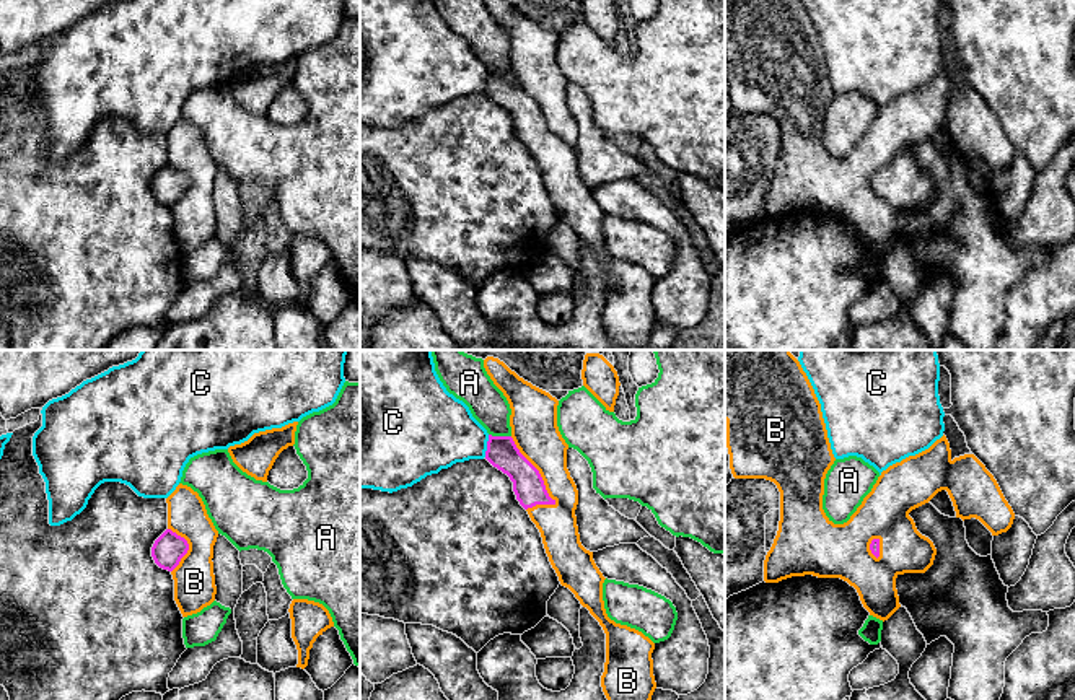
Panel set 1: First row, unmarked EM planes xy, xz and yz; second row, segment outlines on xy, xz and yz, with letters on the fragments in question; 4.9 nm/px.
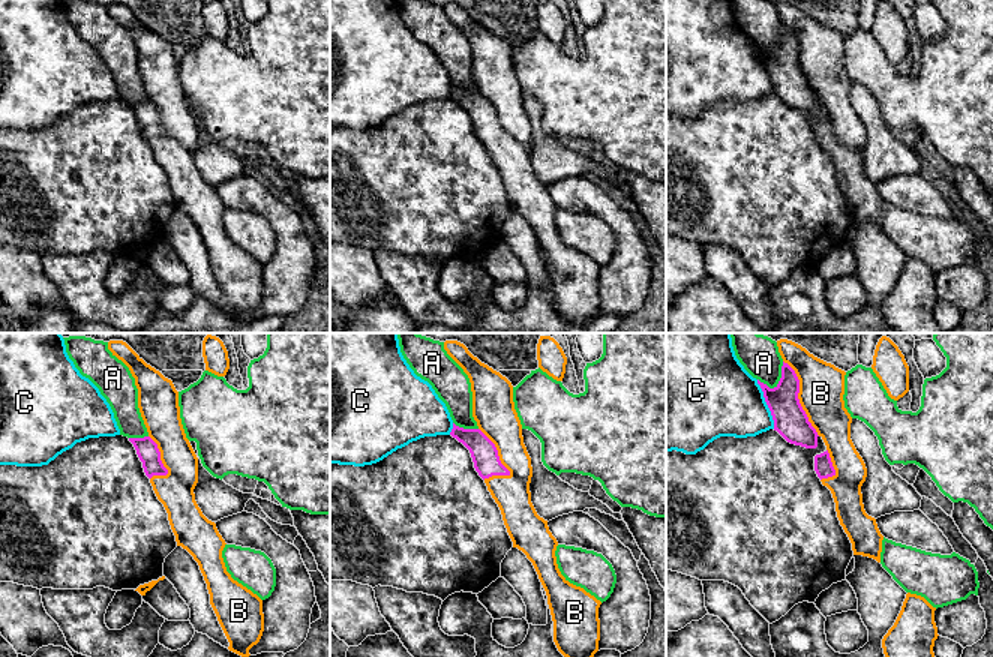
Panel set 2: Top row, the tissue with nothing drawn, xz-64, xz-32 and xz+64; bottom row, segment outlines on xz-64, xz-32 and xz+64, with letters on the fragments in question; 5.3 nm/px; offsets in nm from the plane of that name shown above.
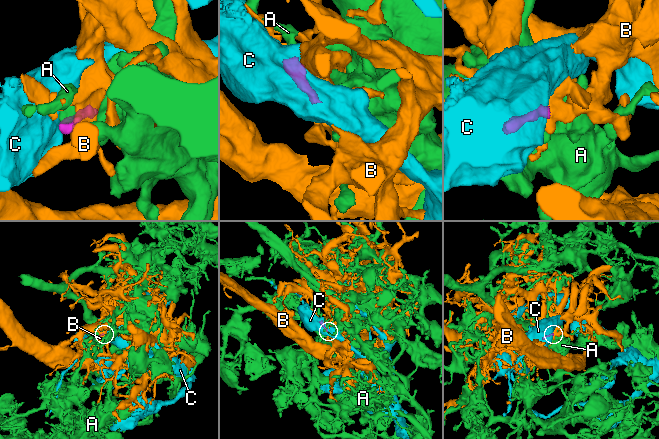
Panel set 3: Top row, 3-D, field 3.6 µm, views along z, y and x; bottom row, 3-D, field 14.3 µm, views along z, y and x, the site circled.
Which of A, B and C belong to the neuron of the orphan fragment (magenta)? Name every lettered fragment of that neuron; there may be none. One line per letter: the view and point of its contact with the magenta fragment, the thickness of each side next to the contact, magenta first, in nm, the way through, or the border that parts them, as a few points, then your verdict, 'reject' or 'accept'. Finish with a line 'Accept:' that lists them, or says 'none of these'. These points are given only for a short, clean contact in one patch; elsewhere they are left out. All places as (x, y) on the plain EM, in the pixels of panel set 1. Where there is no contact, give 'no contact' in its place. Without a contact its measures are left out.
A: meets magenta in xz at (500, 72); 160 nm thick on the magenta side, 190 nm on the other; reject
B: meets magenta in xz at (538, 106); 160 nm thick on the magenta side, 240 nm on the other; accept
C: meets magenta in xz at (487, 82); 160 nm thick on the magenta side, 360 nm on the other; reject
Accept: B

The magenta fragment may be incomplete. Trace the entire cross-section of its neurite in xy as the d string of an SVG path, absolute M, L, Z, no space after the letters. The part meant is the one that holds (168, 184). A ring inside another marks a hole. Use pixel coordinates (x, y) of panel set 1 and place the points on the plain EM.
M179 119L166 133L168 164L155 176L151 192L174 215L174 236L182 252L215 236L213 181L218 173L197 127Z

